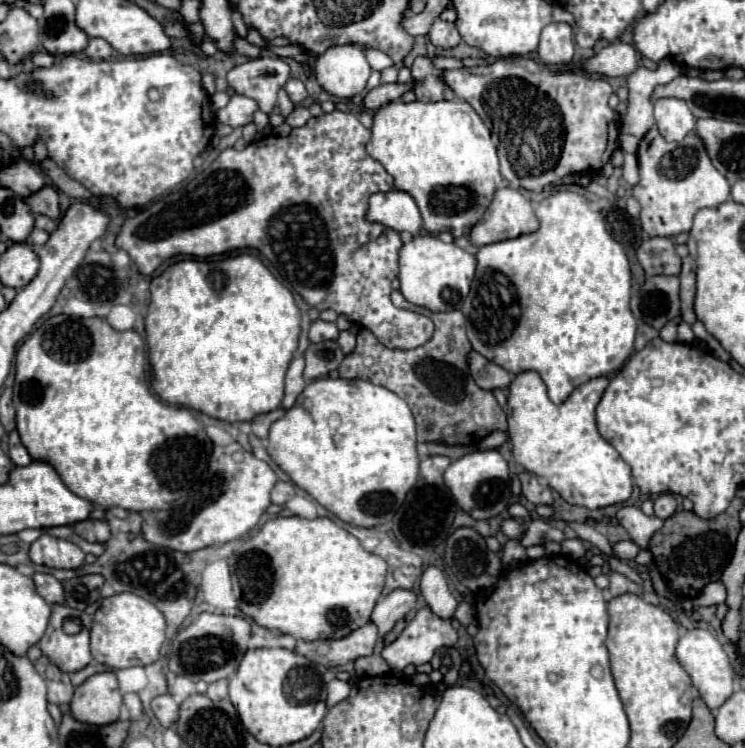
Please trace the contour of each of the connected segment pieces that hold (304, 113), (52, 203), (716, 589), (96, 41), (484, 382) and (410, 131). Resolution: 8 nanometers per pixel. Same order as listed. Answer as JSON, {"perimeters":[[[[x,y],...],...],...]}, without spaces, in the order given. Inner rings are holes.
{"perimeters":[[[[298,106],[298,108],[294,108],[294,110],[286,116],[286,124],[290,124],[290,126],[304,126],[310,118],[312,118],[312,116],[310,116],[308,108]]],[[[46,184],[46,188],[40,188],[38,192],[32,192],[30,196],[24,198],[26,204],[30,204],[30,210],[34,214],[46,214],[54,220],[60,218],[60,210],[58,210],[58,192],[54,186]]],[[[720,582],[714,584],[706,584],[706,588],[702,588],[702,592],[692,600],[694,606],[716,606],[722,604],[726,600],[726,588]]],[[[92,38],[90,44],[84,48],[84,54],[92,60],[106,60],[112,54],[112,46],[102,38]]],[[[478,352],[468,354],[468,364],[470,364],[470,374],[474,376],[474,382],[484,388],[484,390],[494,390],[494,388],[508,388],[512,382],[512,376],[492,360],[486,360]]],[[[464,100],[442,102],[390,102],[376,110],[372,138],[366,144],[366,152],[376,158],[388,174],[394,178],[394,188],[408,192],[422,214],[424,228],[432,234],[452,232],[464,236],[484,216],[496,188],[504,182],[500,176],[500,164],[496,146],[490,140],[490,130],[474,108]]]]}

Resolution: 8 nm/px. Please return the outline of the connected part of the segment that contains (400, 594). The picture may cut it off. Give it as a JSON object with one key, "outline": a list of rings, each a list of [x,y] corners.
{"outline":[[[394,590],[388,596],[384,596],[372,612],[372,622],[378,626],[378,634],[384,636],[386,632],[390,632],[394,624],[414,608],[414,604],[414,590]]]}

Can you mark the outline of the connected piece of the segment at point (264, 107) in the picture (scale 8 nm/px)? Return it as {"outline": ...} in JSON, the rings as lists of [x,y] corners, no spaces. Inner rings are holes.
{"outline":[[[256,58],[246,64],[234,66],[226,82],[242,96],[256,100],[258,108],[266,114],[276,106],[276,94],[290,78],[290,68],[282,58]]]}

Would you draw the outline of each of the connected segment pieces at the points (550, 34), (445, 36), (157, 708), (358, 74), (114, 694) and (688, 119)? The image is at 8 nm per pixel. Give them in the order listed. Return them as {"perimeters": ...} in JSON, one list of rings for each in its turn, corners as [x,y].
{"perimeters":[[[[564,22],[548,24],[540,34],[538,56],[544,64],[566,64],[574,56],[574,42],[570,26]]],[[[434,20],[428,38],[438,48],[454,48],[460,42],[460,34],[458,34],[456,26],[452,22],[444,22],[444,20]]],[[[162,694],[162,696],[158,696],[158,698],[152,700],[152,710],[154,710],[158,722],[160,722],[164,728],[176,724],[176,720],[178,720],[178,708],[180,708],[180,706],[172,700],[170,694]]],[[[356,44],[332,46],[314,62],[318,84],[336,98],[352,98],[366,88],[370,76],[366,54]]],[[[98,672],[98,674],[90,676],[82,686],[76,688],[74,700],[70,704],[70,710],[72,710],[72,716],[76,720],[102,726],[102,724],[110,724],[110,722],[118,720],[120,706],[122,706],[122,694],[118,692],[116,674],[114,672]]],[[[660,98],[654,102],[654,118],[666,142],[684,140],[694,130],[694,116],[684,100]]]]}

